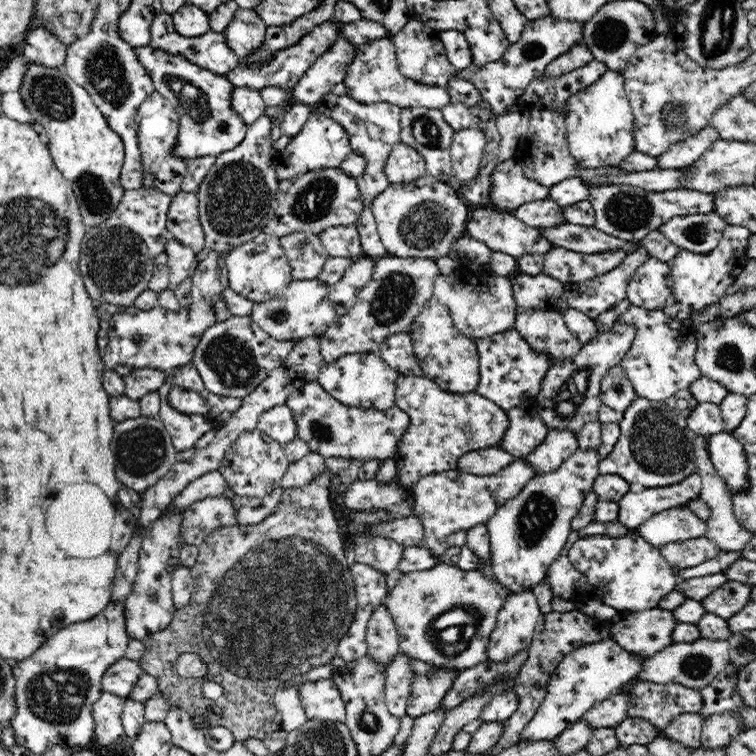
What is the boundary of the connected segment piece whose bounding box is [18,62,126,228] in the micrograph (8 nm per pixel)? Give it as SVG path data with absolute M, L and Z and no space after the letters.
M30 63L18 91L33 122L42 124L47 132L50 155L71 185L86 228L108 220L125 194L120 176L126 153L120 136L108 126L88 91L76 84L63 69Z

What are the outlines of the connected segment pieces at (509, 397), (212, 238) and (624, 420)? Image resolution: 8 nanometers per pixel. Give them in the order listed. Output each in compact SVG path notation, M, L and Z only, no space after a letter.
M514 328L503 333L473 339L479 358L480 382L475 392L493 400L500 408L508 410L534 402L540 390L541 378L552 366L547 354L540 354L530 348L522 335Z
M265 114L260 115L252 124L249 124L244 135L244 140L233 150L222 152L206 174L204 182L195 193L198 200L198 217L200 217L200 227L205 234L205 241L201 254L214 252L218 255L225 255L234 247L244 244L256 235L263 232L273 217L275 207L278 206L275 195L279 192L278 177L275 174L275 164L272 163L275 154L274 143L271 140L271 130L273 121Z
M636 395L630 406L621 412L620 432L617 443L599 462L600 475L618 475L629 484L642 484L645 488L658 488L676 484L687 476L696 472L695 442L697 434L688 428L688 422L680 413L666 405L664 401L651 401L643 396Z

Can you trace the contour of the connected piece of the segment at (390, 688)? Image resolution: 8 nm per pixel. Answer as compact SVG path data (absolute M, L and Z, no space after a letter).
M402 651L394 656L392 664L385 670L385 700L388 710L398 718L407 715L414 674L409 657Z

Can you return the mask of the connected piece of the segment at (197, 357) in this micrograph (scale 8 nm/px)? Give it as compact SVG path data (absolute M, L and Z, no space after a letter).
M231 316L207 328L196 347L191 365L198 371L208 393L243 399L259 386L273 368L279 367L293 349L294 340L272 338L251 316Z

